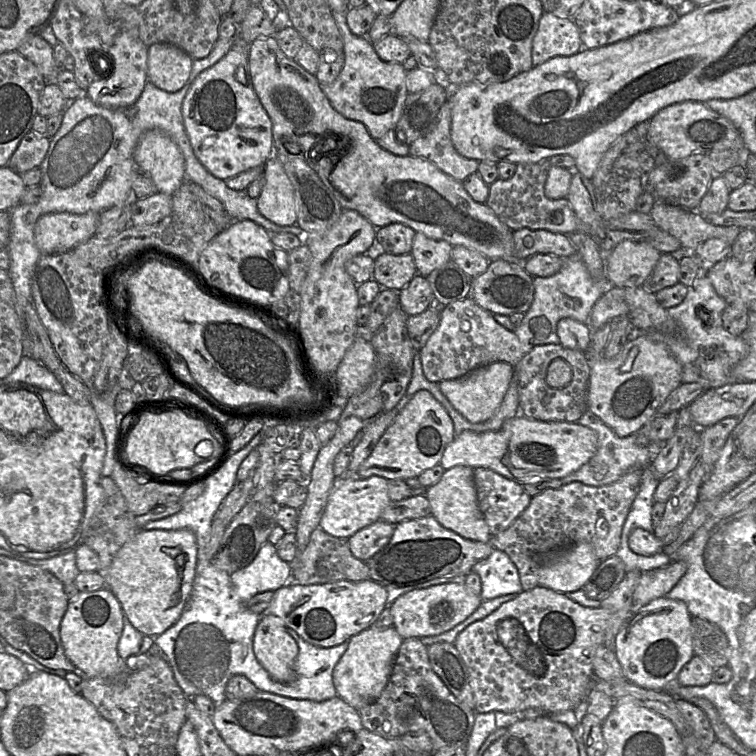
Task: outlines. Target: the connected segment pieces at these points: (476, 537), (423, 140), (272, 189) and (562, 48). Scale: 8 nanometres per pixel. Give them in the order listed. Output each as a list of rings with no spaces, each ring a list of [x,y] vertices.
[[[458,465],[445,470],[439,482],[431,487],[424,488],[423,494],[430,503],[431,515],[444,528],[469,540],[483,543],[490,541],[490,529],[479,508],[474,473],[471,467]]]
[[[448,100],[437,114],[434,128],[409,145],[409,155],[424,158],[455,180],[463,181],[477,172],[479,161],[460,155],[451,140],[451,104]]]
[[[273,155],[263,165],[264,185],[257,197],[261,215],[279,226],[296,224],[293,186],[280,161]]]
[[[543,12],[532,40],[533,66],[553,57],[571,56],[582,48],[579,30],[572,19]]]

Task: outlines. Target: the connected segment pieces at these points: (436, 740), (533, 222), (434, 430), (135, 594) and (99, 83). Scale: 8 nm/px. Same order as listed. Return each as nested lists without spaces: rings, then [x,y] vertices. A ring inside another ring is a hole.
[[[414,637],[402,642],[389,681],[379,698],[358,711],[363,727],[385,738],[399,738],[407,732],[425,731],[432,740],[434,751],[444,747],[467,747],[476,718],[476,711],[459,701],[435,673],[429,660],[427,646],[420,638]]]
[[[550,161],[517,164],[514,175],[509,179],[498,178],[489,185],[485,204],[492,209],[499,220],[512,231],[522,228],[545,229],[554,233],[570,235],[582,228],[570,202],[565,198],[550,199],[545,195],[545,182]]]
[[[426,390],[417,391],[398,412],[379,439],[370,456],[361,464],[357,477],[389,479],[417,478],[423,471],[440,463],[442,455],[454,438],[453,421],[444,407]]]
[[[140,529],[116,553],[110,567],[101,573],[106,586],[119,601],[122,611],[130,623],[147,636],[158,636],[173,626],[186,608],[190,596],[197,564],[197,542],[189,529],[145,530]]]
[[[120,28],[113,43],[103,46],[103,54],[106,54],[111,61],[109,73],[105,77],[96,79],[84,92],[95,104],[103,107],[118,108],[134,104],[148,81],[147,56],[148,47],[140,40],[137,32],[129,32]]]

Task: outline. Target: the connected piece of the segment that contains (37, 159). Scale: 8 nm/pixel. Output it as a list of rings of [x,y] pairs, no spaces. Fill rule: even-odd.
[[[29,131],[12,154],[8,167],[19,174],[40,167],[48,152],[50,140],[45,134]]]

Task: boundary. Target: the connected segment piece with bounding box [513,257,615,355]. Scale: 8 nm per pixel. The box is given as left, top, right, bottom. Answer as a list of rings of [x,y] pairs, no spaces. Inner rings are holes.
[[[579,257],[562,259],[563,266],[556,274],[550,277],[533,278],[533,302],[525,313],[522,323],[513,331],[521,342],[524,355],[538,345],[560,344],[560,339],[556,332],[556,326],[559,320],[563,318],[572,318],[579,322],[586,322],[600,297],[612,289],[612,287],[615,287],[607,278],[606,272],[600,279],[593,278]],[[536,317],[545,317],[548,320],[550,331],[546,337],[536,338],[531,331],[530,323]]]

